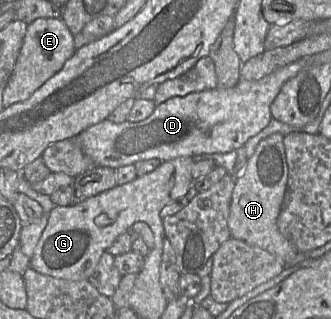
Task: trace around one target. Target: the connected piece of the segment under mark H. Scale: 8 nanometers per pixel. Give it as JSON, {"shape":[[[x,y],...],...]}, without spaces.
{"shape":[[[274,133],[266,137],[258,144],[253,155],[247,159],[245,169],[235,179],[228,216],[228,227],[231,238],[266,250],[281,263],[288,265],[299,251],[280,233],[277,226],[277,218],[282,208],[288,178],[288,166],[283,140],[284,135],[280,133]]]}

